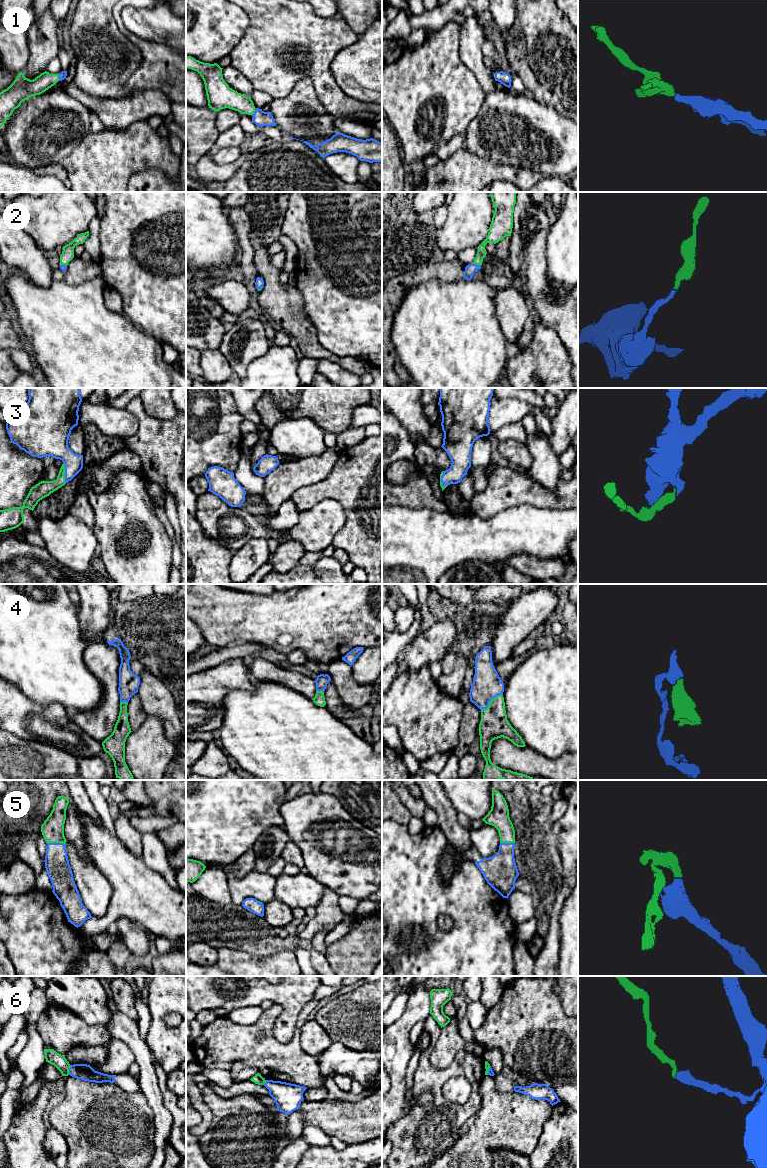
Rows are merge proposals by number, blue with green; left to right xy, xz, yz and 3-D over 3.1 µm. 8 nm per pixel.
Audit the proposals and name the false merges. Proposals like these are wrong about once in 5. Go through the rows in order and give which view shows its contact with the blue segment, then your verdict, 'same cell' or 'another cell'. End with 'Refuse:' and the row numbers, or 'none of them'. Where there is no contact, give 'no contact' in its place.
1: xy | same cell
2: yz | same cell
3: xy | same cell
4: yz | same cell
5: xy | same cell
6: xy | another cell
Refuse: 6

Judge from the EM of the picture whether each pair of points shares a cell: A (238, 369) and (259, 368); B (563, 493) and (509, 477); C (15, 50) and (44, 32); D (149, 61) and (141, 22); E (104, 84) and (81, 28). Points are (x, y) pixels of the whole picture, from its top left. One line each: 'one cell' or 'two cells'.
A: two cells
B: one cell
C: two cells
D: two cells
E: one cell

